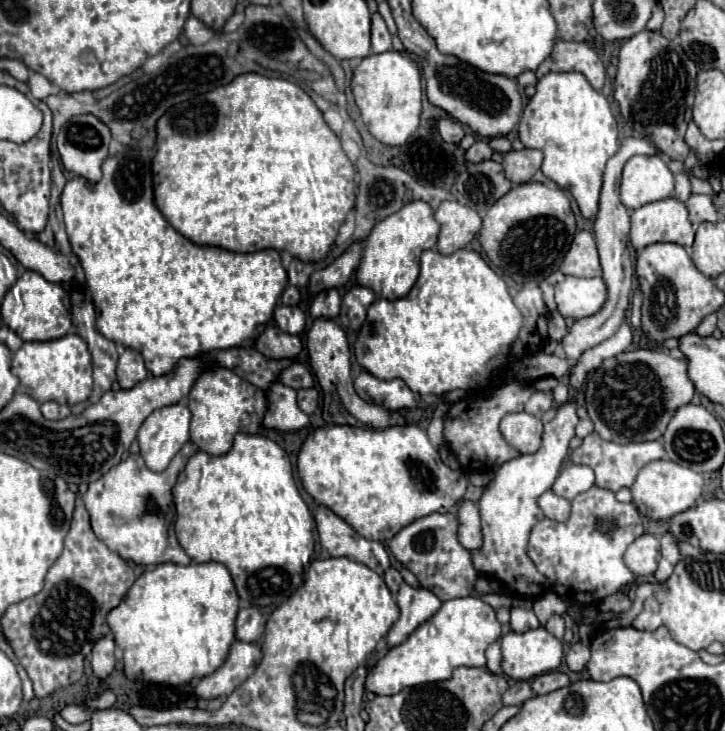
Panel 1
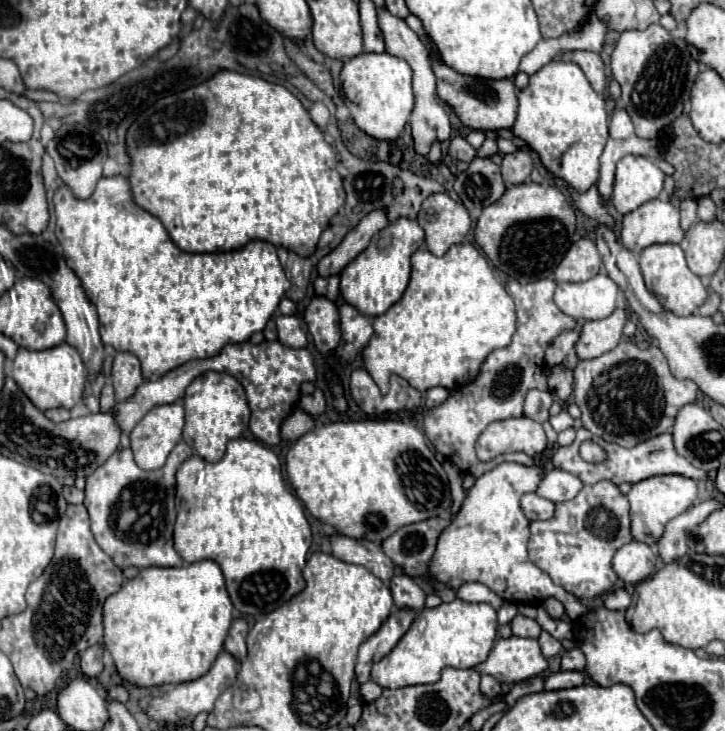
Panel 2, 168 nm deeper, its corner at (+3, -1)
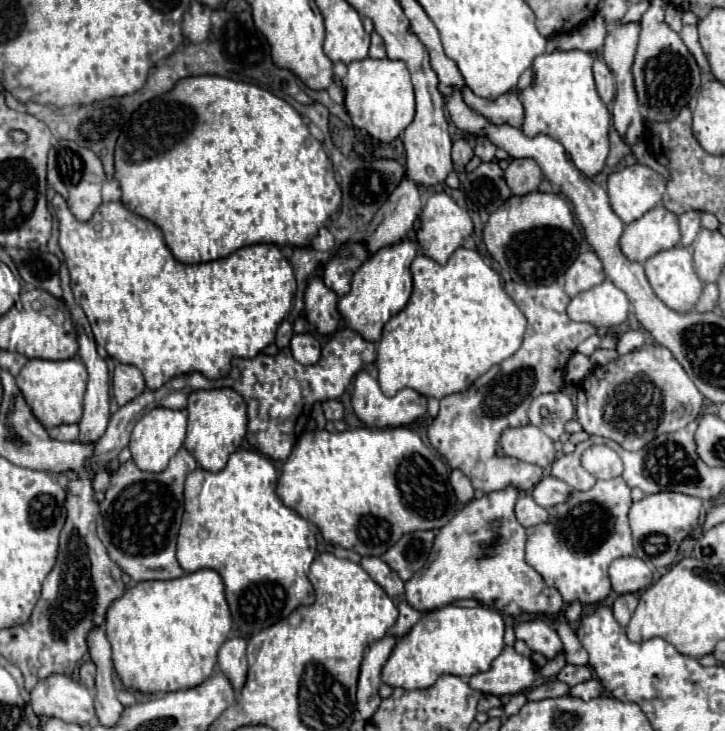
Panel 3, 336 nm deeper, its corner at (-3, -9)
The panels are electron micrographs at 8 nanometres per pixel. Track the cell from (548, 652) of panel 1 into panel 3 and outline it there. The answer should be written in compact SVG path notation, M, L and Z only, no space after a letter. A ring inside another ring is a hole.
M505 647L503 653L491 663L491 669L469 677L469 687L483 695L515 695L529 689L535 681L535 665L529 657L519 655L513 647Z

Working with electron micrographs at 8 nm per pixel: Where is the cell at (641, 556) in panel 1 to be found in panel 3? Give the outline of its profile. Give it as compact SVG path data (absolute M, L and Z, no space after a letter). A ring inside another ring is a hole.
M621 557L609 567L609 581L615 593L637 593L651 585L651 569L643 559Z

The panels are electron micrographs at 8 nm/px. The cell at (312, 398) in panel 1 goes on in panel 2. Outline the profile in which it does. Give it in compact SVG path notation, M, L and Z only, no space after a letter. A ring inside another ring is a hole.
M317 389L311 395L301 395L297 405L299 405L299 409L303 409L309 415L321 415L325 411L325 395L321 389Z

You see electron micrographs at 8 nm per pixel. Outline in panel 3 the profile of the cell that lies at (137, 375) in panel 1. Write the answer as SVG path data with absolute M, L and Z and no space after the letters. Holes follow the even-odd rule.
M119 363L113 371L113 395L119 407L133 401L143 391L145 391L145 381L141 371L135 365Z

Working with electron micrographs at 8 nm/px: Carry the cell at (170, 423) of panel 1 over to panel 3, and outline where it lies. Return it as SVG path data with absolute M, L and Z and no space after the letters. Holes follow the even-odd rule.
M155 407L149 413L145 413L137 421L137 425L131 433L131 443L129 443L135 465L143 471L153 471L153 473L163 471L167 467L169 459L183 447L185 431L187 431L187 415L183 411Z

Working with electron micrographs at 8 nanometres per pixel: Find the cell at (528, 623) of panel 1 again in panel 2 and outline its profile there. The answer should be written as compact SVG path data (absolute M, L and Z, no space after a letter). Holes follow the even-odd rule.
M517 613L511 621L511 629L513 629L513 635L517 637L533 637L537 639L539 633L541 633L541 625L535 621L535 619L529 619L521 613Z

